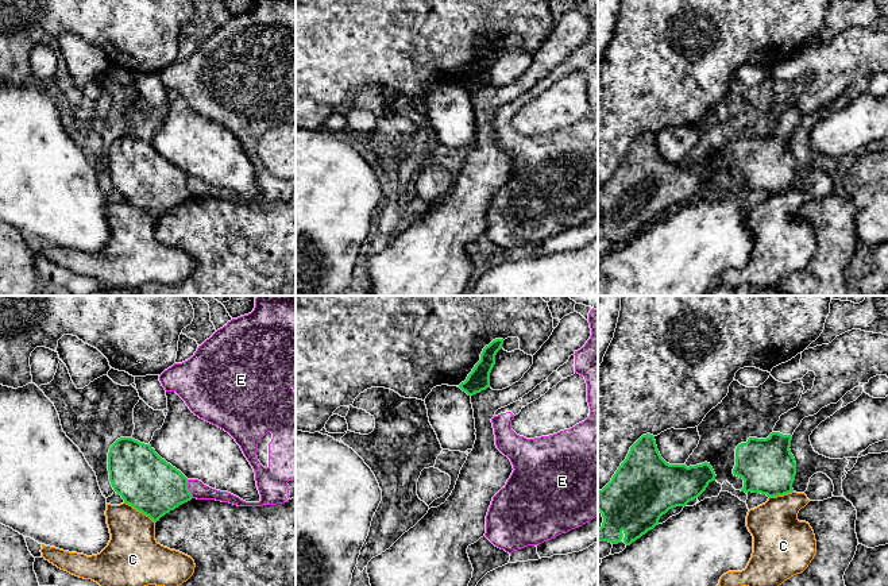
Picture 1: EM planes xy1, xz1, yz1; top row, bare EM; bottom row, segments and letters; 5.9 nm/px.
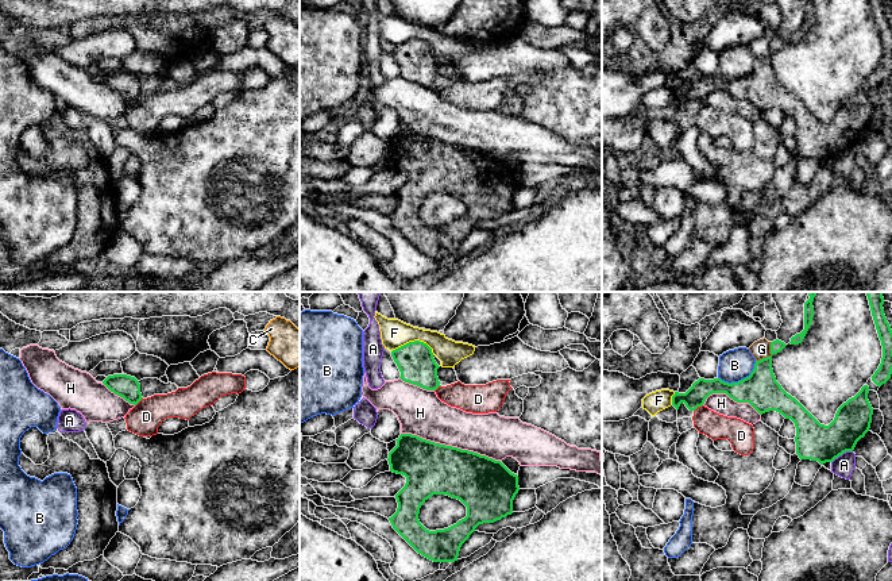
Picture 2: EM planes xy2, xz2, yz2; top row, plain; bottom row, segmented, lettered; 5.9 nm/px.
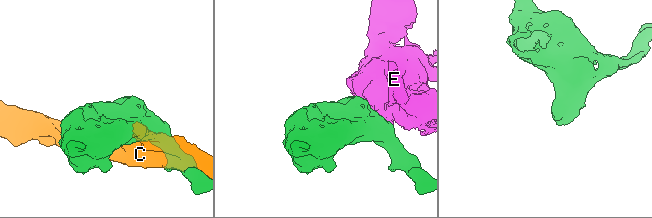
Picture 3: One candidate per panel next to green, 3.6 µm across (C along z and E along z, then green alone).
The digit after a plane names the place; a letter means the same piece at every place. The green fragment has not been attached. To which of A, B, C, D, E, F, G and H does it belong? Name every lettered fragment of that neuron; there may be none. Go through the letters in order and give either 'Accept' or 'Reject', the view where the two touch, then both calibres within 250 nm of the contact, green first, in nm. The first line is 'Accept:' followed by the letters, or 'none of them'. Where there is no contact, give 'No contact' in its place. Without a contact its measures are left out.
Accept: none of them
A: Reject. Touches green in yz2. Thickness 220 nm (green) against 120 nm
B: Reject. Touches green in yz2. Thickness 220 nm (green) against 190 nm
C: Reject. Touches green in xy1. Thickness 340 nm (green) against 300 nm
D: Reject. Touches green in yz2. Thickness 120 nm (green) against 150 nm
E: Reject. Touches green in xy1. Thickness 340 nm (green) against 100 nm
F: Reject. Touches green in xz2. Thickness 220 nm (green) against 160 nm
G: Reject. Touches green in yz2. Thickness 220 nm (green) against 110 nm
H: Reject. Touches green in xz2. Thickness 300 nm (green) against 260 nm

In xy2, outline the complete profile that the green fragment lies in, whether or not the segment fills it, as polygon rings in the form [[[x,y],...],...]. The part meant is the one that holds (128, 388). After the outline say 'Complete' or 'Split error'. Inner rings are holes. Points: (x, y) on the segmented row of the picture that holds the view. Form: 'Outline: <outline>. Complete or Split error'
Outline: [[[113,374],[108,376],[103,384],[130,404],[136,405],[143,399],[140,393],[140,384],[135,377],[127,374]]]. Complete

